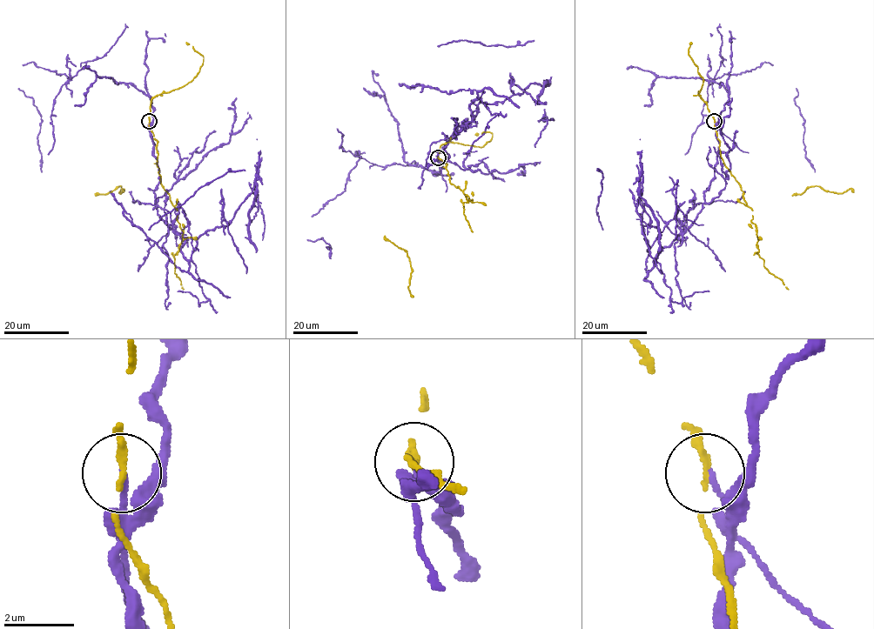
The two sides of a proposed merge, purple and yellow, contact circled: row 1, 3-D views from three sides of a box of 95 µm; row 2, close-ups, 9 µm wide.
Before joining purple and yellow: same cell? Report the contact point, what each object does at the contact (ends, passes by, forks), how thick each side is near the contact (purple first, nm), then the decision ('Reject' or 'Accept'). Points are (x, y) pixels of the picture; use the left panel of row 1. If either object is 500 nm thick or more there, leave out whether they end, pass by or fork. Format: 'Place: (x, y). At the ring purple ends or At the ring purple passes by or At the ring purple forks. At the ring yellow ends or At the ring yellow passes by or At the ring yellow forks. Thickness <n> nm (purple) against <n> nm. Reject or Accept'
Place: (149, 121). At the ring purple ends. At the ring yellow passes by. Thickness 130 nm (purple) against 150 nm. Reject

